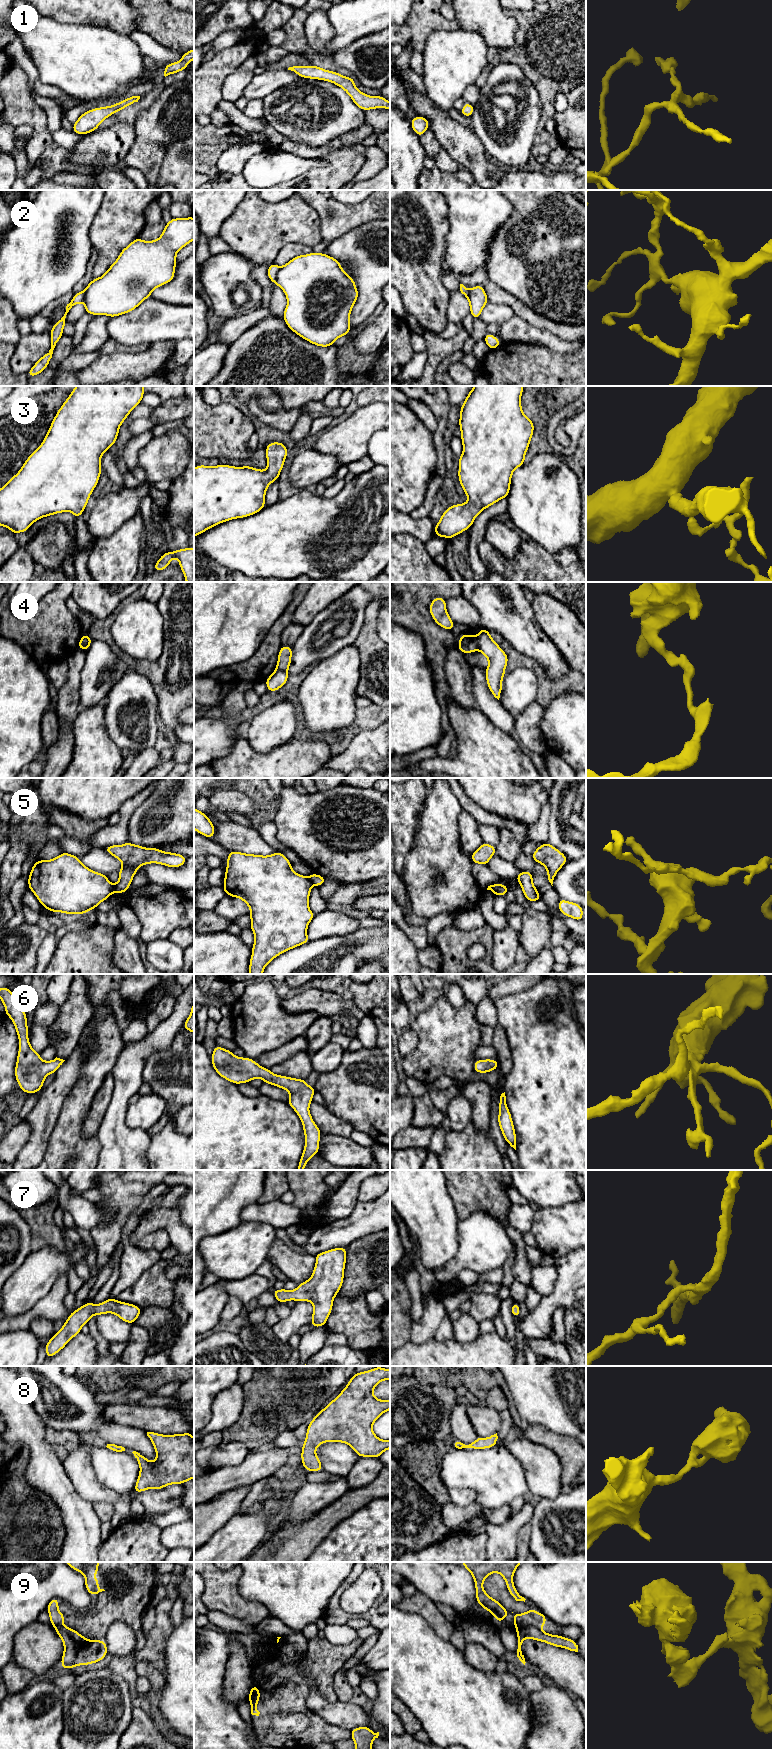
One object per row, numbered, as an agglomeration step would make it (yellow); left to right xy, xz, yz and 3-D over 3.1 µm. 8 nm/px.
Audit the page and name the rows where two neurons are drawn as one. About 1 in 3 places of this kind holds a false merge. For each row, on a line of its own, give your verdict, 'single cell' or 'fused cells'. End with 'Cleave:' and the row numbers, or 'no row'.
1: single cell
2: fused cells
3: single cell
4: fused cells
5: fused cells
6: single cell
7: single cell
8: single cell
9: fused cells
Cleave: 2, 4, 5, 9

